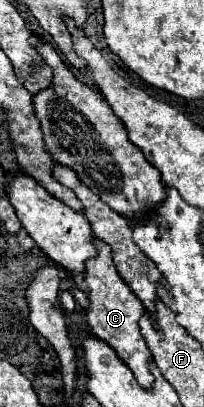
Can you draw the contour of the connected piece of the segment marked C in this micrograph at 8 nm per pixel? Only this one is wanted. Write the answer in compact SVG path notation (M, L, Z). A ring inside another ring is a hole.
M95 240L95 244L99 250L99 256L93 260L87 260L87 276L83 278L83 282L89 288L89 300L91 300L91 306L87 310L87 324L91 326L91 332L99 340L107 342L115 350L115 354L131 368L137 382L143 388L151 388L151 384L153 384L153 374L149 372L151 352L141 336L139 324L137 324L139 318L145 314L145 308L137 300L137 296L133 296L133 292L129 292L129 286L123 284L121 276L117 274L117 268L111 258L111 248L97 240Z

